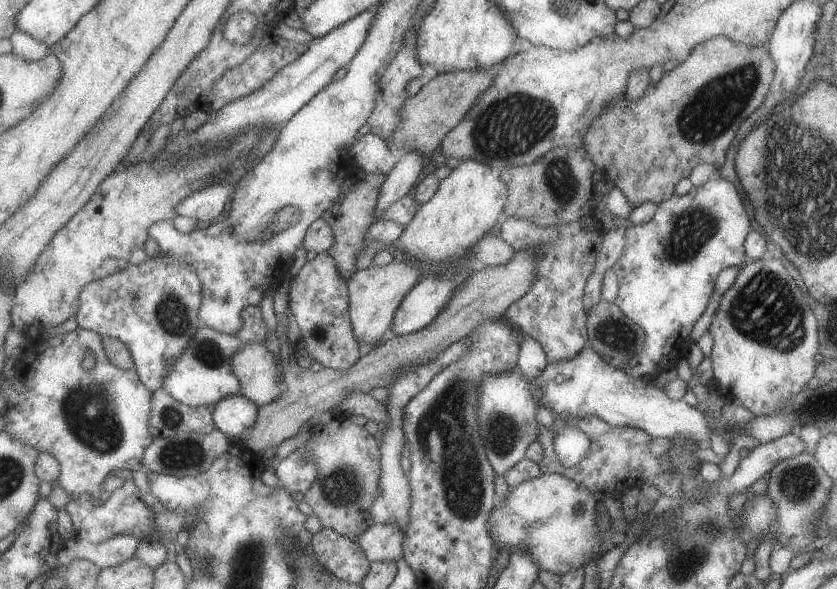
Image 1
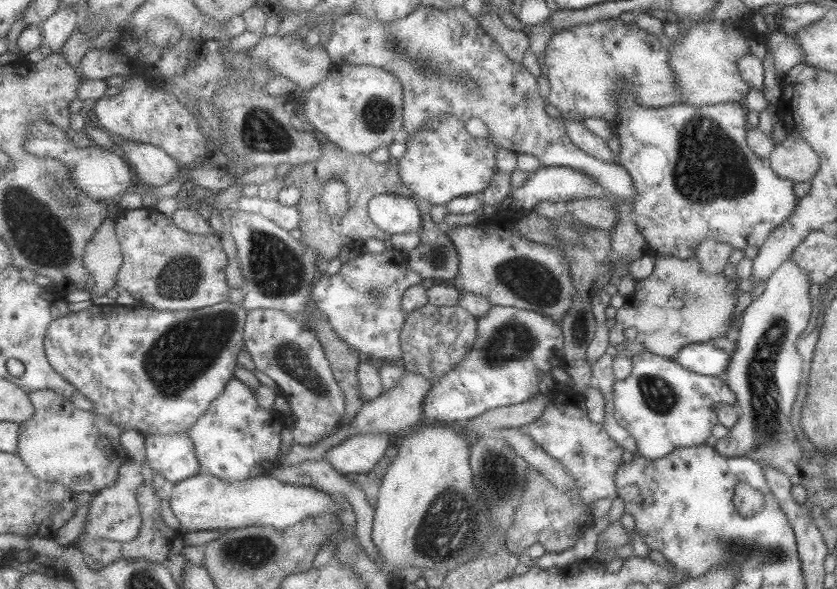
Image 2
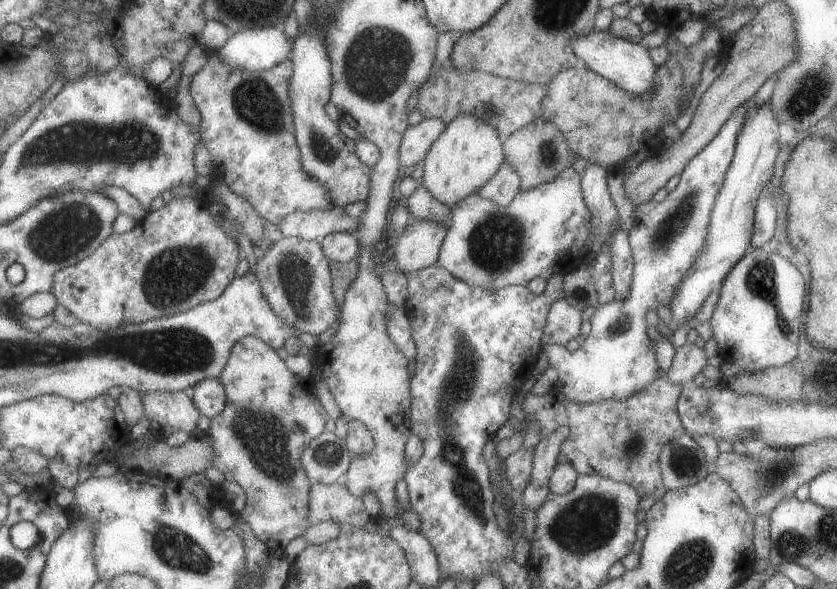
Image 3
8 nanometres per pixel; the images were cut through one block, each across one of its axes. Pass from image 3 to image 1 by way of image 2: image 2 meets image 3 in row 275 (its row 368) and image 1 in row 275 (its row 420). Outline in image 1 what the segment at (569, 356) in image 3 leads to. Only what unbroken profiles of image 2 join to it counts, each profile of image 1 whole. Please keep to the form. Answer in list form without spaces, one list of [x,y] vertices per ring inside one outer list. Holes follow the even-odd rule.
[[[716,175],[703,186],[692,186],[684,195],[673,194],[657,206],[650,221],[626,227],[624,251],[611,268],[618,280],[614,303],[644,332],[643,348],[630,358],[626,371],[631,377],[647,381],[654,381],[662,371],[673,369],[680,359],[686,358],[685,340],[709,302],[718,272],[731,265],[741,267],[747,261],[743,241],[751,230],[737,190]]]

